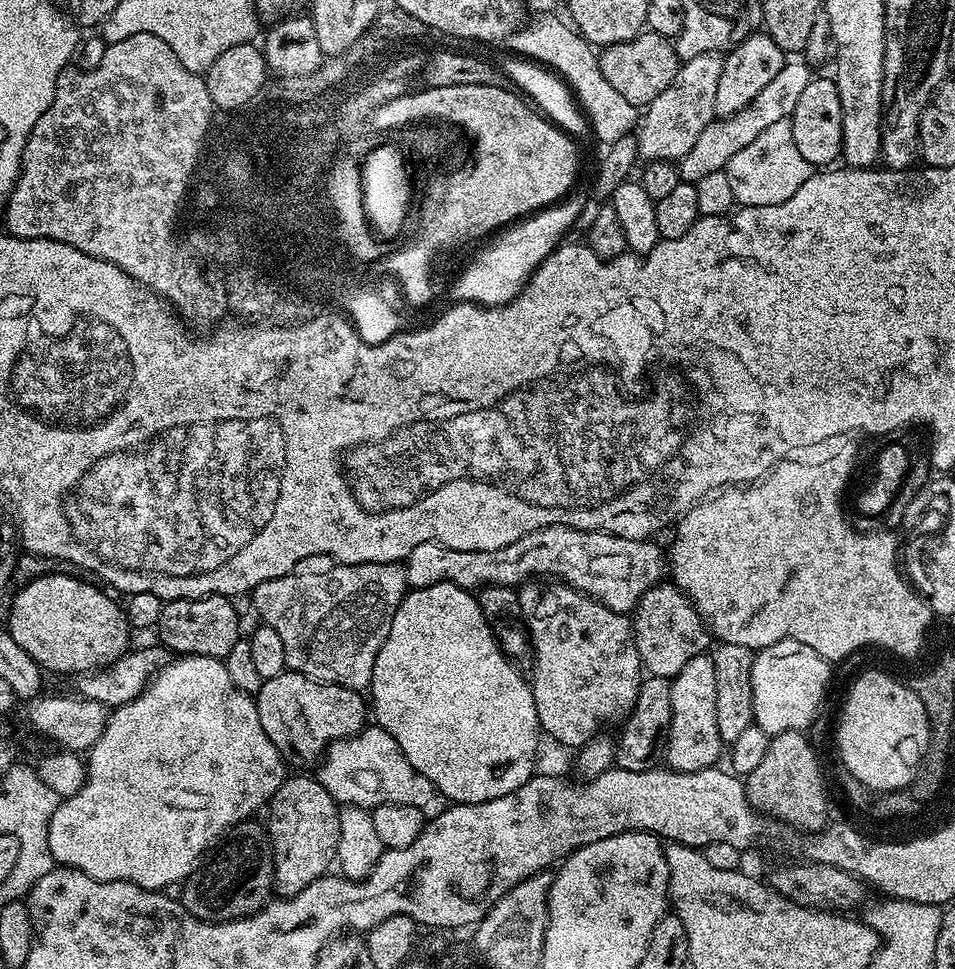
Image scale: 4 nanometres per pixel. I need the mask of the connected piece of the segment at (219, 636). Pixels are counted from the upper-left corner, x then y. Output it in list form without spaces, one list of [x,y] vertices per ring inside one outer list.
[[[203,596],[189,600],[169,600],[162,610],[162,618],[155,631],[160,632],[159,643],[169,653],[185,656],[214,656],[226,658],[234,642],[242,638],[242,618],[234,612],[231,599],[226,596]]]

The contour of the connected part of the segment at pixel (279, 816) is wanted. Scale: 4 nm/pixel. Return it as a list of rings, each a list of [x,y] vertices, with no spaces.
[[[292,774],[273,794],[267,805],[266,835],[272,843],[272,878],[277,897],[293,896],[333,867],[338,850],[340,808],[336,799],[308,774]]]

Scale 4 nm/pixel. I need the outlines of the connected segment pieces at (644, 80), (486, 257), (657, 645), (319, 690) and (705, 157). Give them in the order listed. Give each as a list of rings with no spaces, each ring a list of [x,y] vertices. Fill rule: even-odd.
[[[647,30],[640,32],[626,42],[609,44],[599,53],[600,69],[606,74],[606,82],[626,98],[626,102],[637,106],[647,106],[674,82],[674,74],[678,74],[682,63],[676,52],[675,43],[662,34],[654,34]]]
[[[577,194],[569,195],[567,198],[547,208],[542,208],[539,212],[533,212],[531,216],[525,216],[519,222],[505,227],[503,231],[499,233],[498,244],[495,244],[493,240],[489,239],[487,243],[485,243],[485,248],[461,270],[460,277],[453,282],[453,297],[451,299],[466,304],[495,306],[498,304],[508,304],[514,297],[519,296],[520,291],[523,290],[524,285],[527,284],[528,279],[532,277],[532,273],[540,267],[541,262],[567,237],[564,235],[567,234],[568,227],[570,227],[576,219],[581,219],[585,197],[583,195],[576,195]]]
[[[661,582],[642,594],[631,613],[632,637],[640,655],[640,663],[645,673],[653,676],[673,677],[690,658],[703,656],[709,651],[710,632],[706,627],[701,609],[691,604],[690,596],[681,592],[671,582]]]
[[[284,671],[278,674],[278,678],[270,678],[261,683],[260,689],[255,692],[256,709],[258,710],[258,722],[262,722],[262,730],[266,730],[266,738],[274,742],[278,754],[285,765],[296,770],[308,770],[315,765],[328,750],[328,745],[336,740],[345,740],[348,736],[358,734],[366,726],[364,719],[369,719],[370,708],[359,691],[337,684],[324,684],[320,680],[312,680],[297,672]]]
[[[789,59],[782,66],[782,70],[778,70],[778,75],[758,93],[758,98],[754,98],[754,102],[750,102],[733,116],[713,118],[706,126],[706,130],[698,134],[698,142],[694,142],[690,154],[686,154],[678,162],[681,181],[701,182],[700,180],[714,175],[716,171],[726,169],[728,160],[745,146],[750,146],[750,142],[754,142],[754,138],[758,138],[762,130],[768,129],[773,122],[789,119],[799,96],[802,95],[802,90],[806,90],[808,83],[814,79],[814,72],[807,66],[809,67],[803,59]]]

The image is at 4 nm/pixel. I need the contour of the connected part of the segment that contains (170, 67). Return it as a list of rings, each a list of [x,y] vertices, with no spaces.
[[[130,34],[130,38],[122,38],[122,42],[108,44],[102,54],[102,62],[93,68],[80,66],[65,68],[56,83],[54,102],[50,102],[46,114],[38,118],[24,147],[20,159],[20,177],[16,179],[16,187],[8,196],[8,207],[2,212],[5,222],[8,223],[7,231],[18,238],[42,238],[66,242],[66,246],[74,246],[94,258],[114,262],[114,266],[133,276],[145,288],[152,289],[165,301],[175,305],[185,317],[225,315],[228,312],[225,289],[204,277],[205,269],[200,262],[183,254],[175,233],[175,226],[181,219],[180,203],[183,202],[184,195],[186,197],[189,195],[194,173],[202,160],[200,151],[206,148],[206,137],[212,127],[213,111],[214,105],[204,85],[203,75],[186,70],[186,66],[178,62],[178,54],[174,54],[174,50],[170,50],[170,46],[162,42],[162,38],[154,38],[154,34]]]

